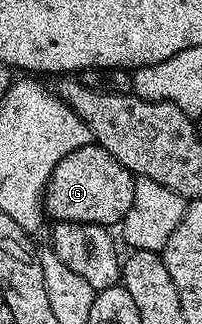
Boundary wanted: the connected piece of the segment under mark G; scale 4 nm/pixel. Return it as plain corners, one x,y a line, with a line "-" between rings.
89,145
68,153
51,173
47,181
42,205
51,220
60,223
121,224
134,196
135,176
112,153
103,147

